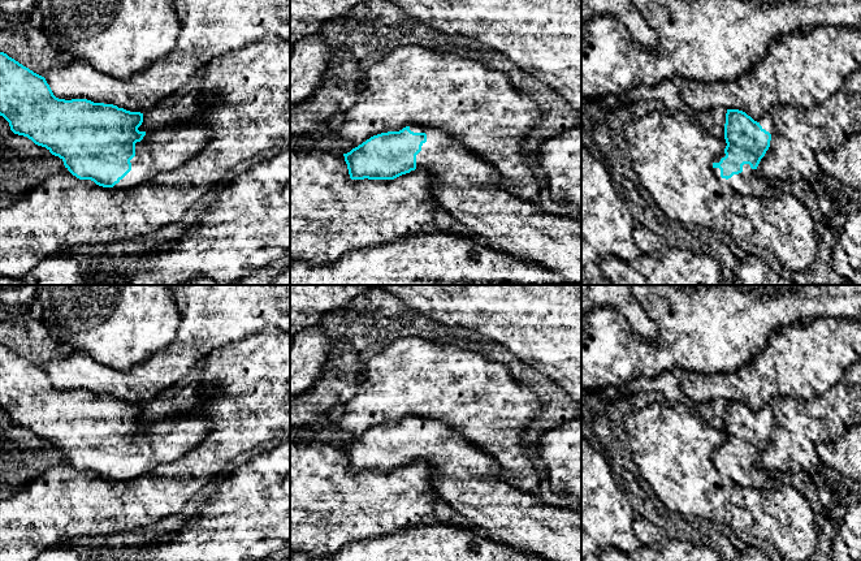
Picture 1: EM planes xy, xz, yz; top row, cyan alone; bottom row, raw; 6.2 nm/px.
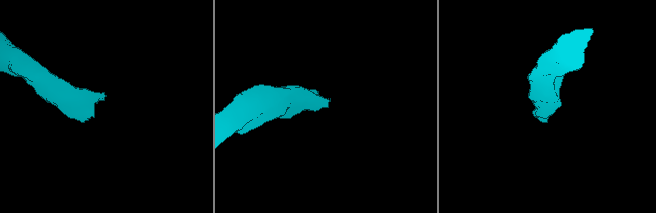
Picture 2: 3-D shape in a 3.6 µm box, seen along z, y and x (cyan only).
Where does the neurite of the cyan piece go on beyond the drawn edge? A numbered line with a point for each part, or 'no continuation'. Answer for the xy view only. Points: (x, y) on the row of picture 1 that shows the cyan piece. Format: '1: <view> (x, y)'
1: xy (161, 150)

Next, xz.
1: xz (463, 184)

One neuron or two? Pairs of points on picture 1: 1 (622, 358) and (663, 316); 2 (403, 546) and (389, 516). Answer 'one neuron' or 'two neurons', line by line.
1: one neuron
2: two neurons

